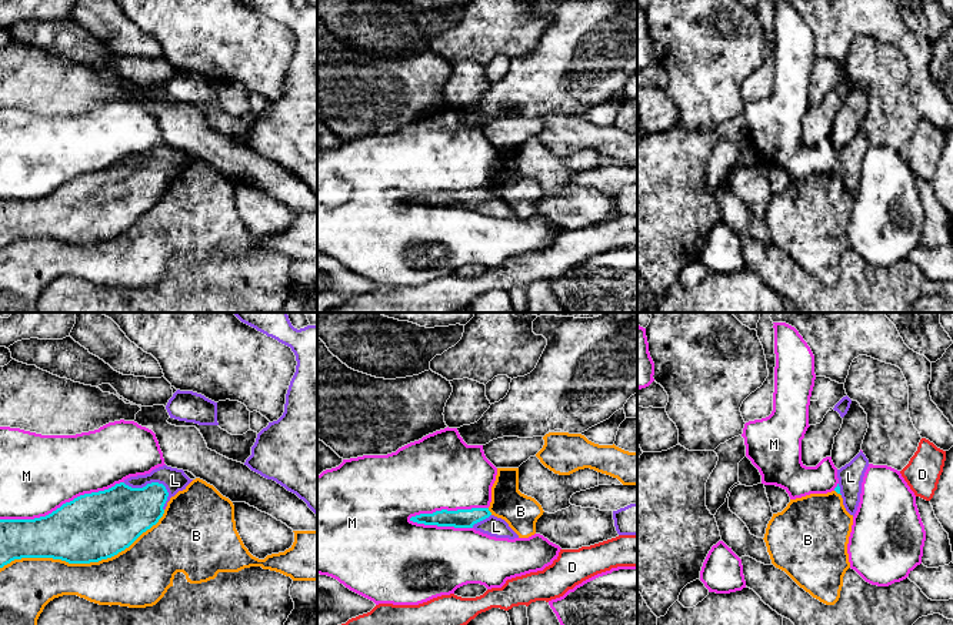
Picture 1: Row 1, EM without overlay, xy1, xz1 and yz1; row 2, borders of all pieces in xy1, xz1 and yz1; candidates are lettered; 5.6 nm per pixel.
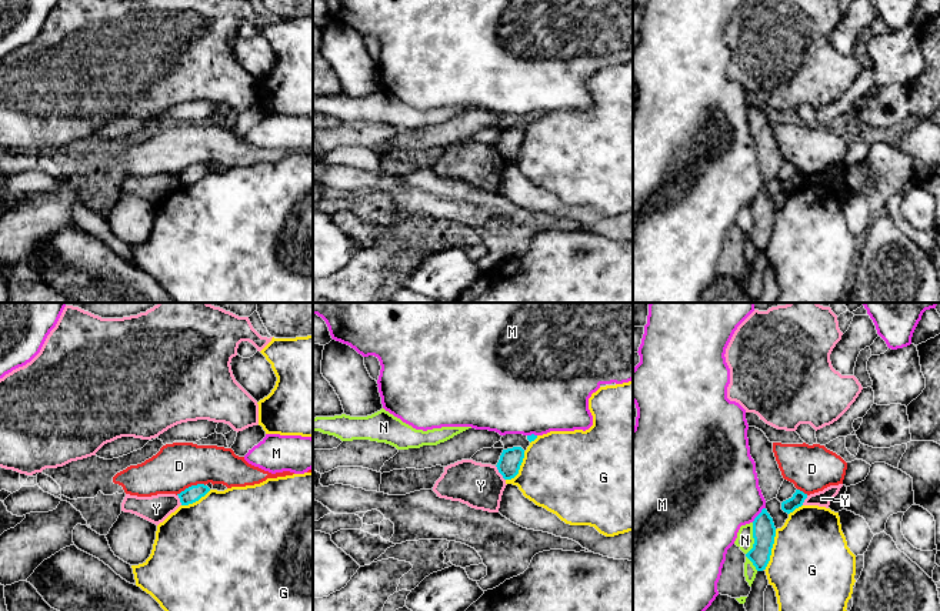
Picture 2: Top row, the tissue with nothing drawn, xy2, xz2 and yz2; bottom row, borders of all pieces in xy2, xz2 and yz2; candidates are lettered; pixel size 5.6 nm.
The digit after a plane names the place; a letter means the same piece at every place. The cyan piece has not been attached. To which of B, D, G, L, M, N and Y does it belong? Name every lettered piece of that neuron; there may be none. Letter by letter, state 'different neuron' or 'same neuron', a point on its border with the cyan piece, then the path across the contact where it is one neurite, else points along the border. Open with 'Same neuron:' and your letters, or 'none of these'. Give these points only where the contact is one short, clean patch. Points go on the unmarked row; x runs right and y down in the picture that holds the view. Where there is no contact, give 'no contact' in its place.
Same neuron: L
B: different neuron | xy1 (85, 243)
D: different neuron | xy2 (192, 166) | along xy2 (204, 164), (192, 164), (176, 174)
G: different neuron | yz2 (770, 230)
L: same neuron | xy1 (156, 163) | across xy1 (123, 193), (156, 163), (175, 160)
M: different neuron | xz1 (446, 190)
N: different neuron | yz2 (753, 227)
Y: different neuron | xz2 (499, 152) | along xz2 (494, 146), (504, 160)

